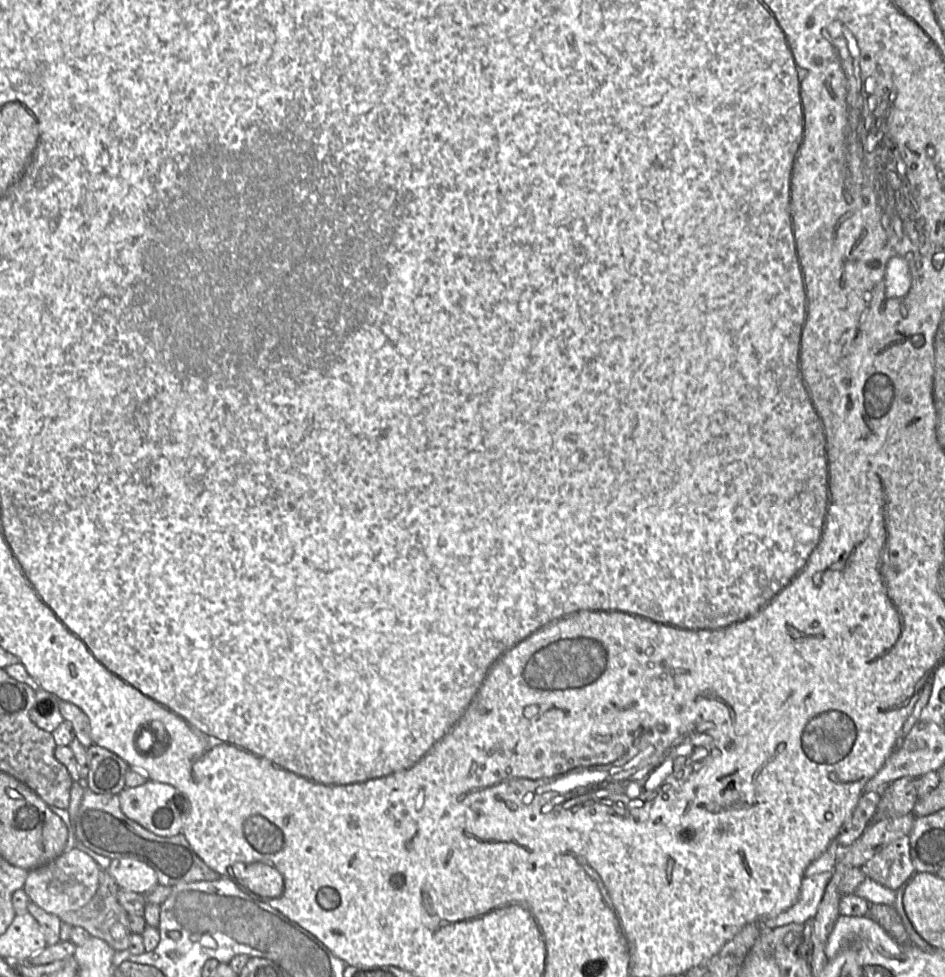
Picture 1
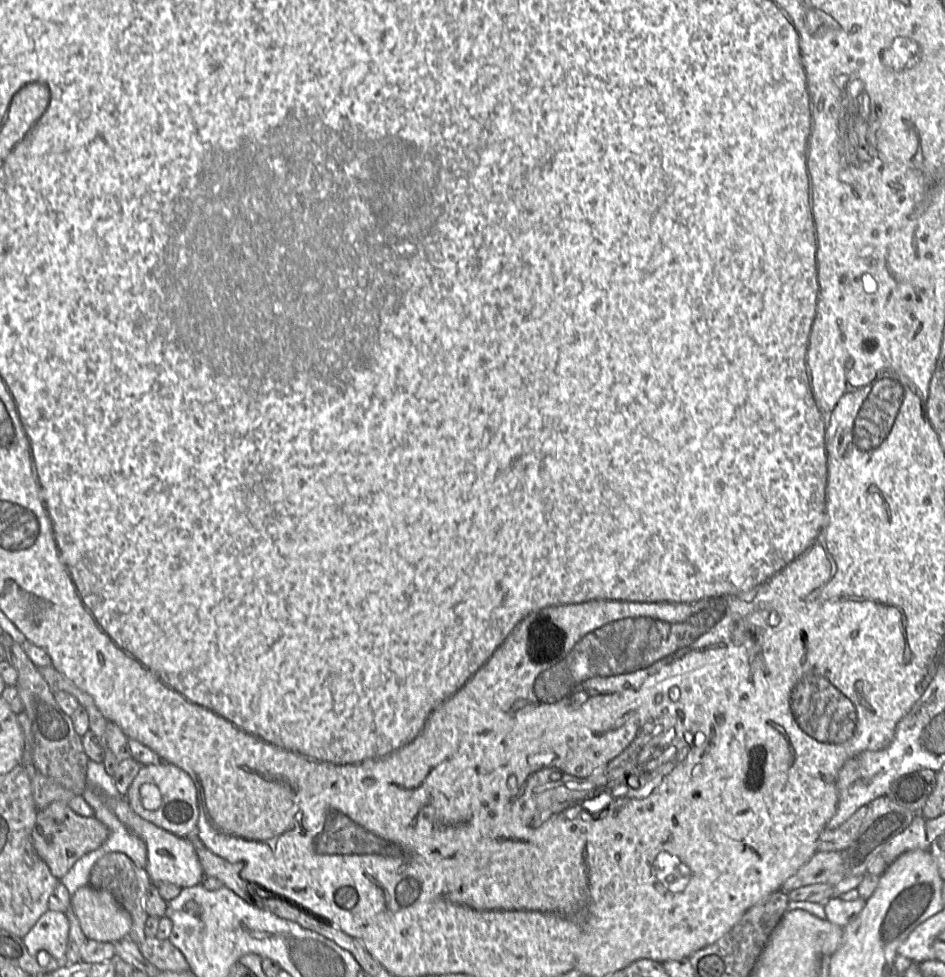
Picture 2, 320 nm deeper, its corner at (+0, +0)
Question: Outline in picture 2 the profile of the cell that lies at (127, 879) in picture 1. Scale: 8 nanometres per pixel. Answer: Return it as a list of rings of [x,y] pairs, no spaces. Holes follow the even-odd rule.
[[[124,797],[105,798],[105,805],[132,833],[140,837],[147,847],[147,864],[145,870],[152,883],[169,882],[180,888],[192,887],[201,883],[204,878],[202,866],[197,857],[195,848],[186,837],[161,829],[136,814]]]

